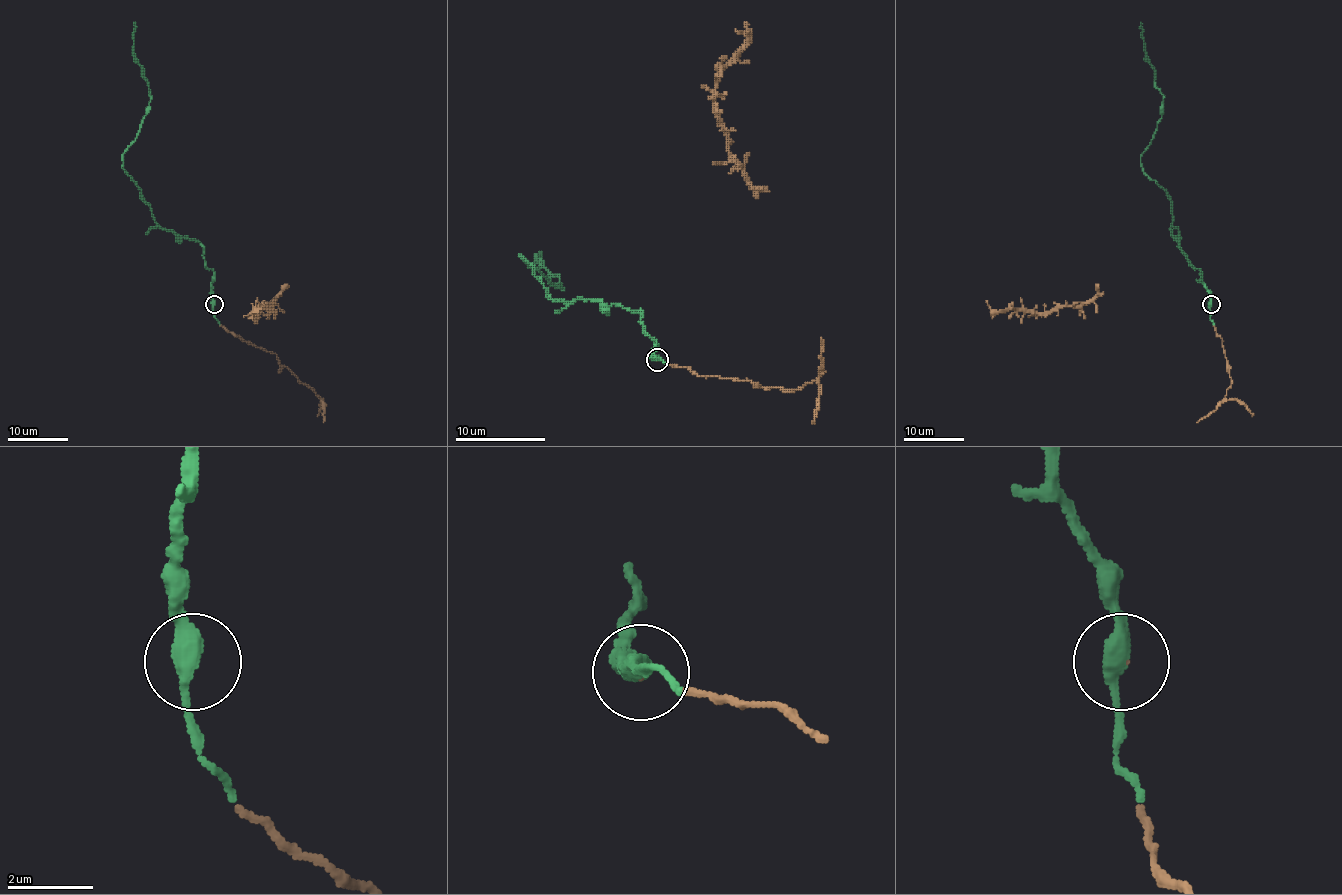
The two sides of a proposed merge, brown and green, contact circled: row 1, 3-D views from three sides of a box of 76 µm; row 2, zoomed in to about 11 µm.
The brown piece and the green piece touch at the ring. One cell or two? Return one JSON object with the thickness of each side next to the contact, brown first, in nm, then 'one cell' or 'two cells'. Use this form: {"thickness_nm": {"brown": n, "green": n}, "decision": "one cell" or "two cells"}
{"thickness_nm": {"brown": 20, "green": 400}, "decision": "one cell"}

